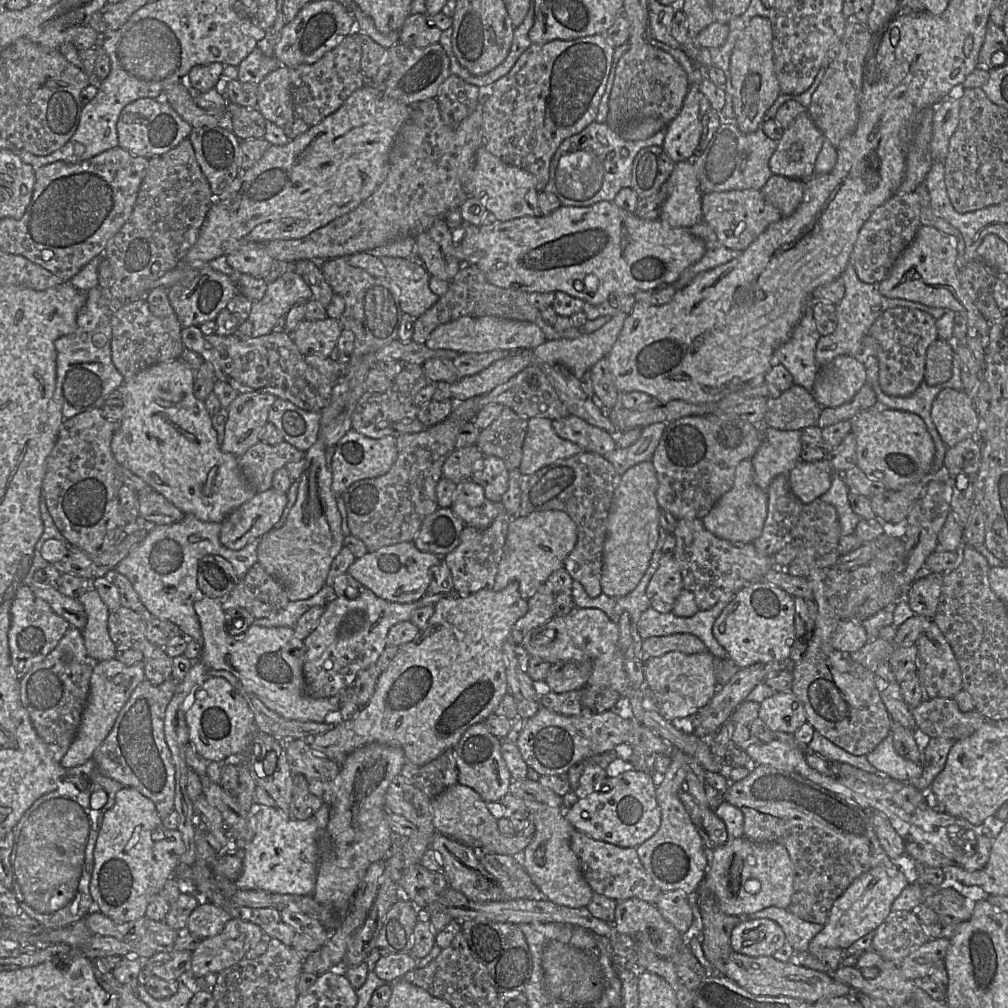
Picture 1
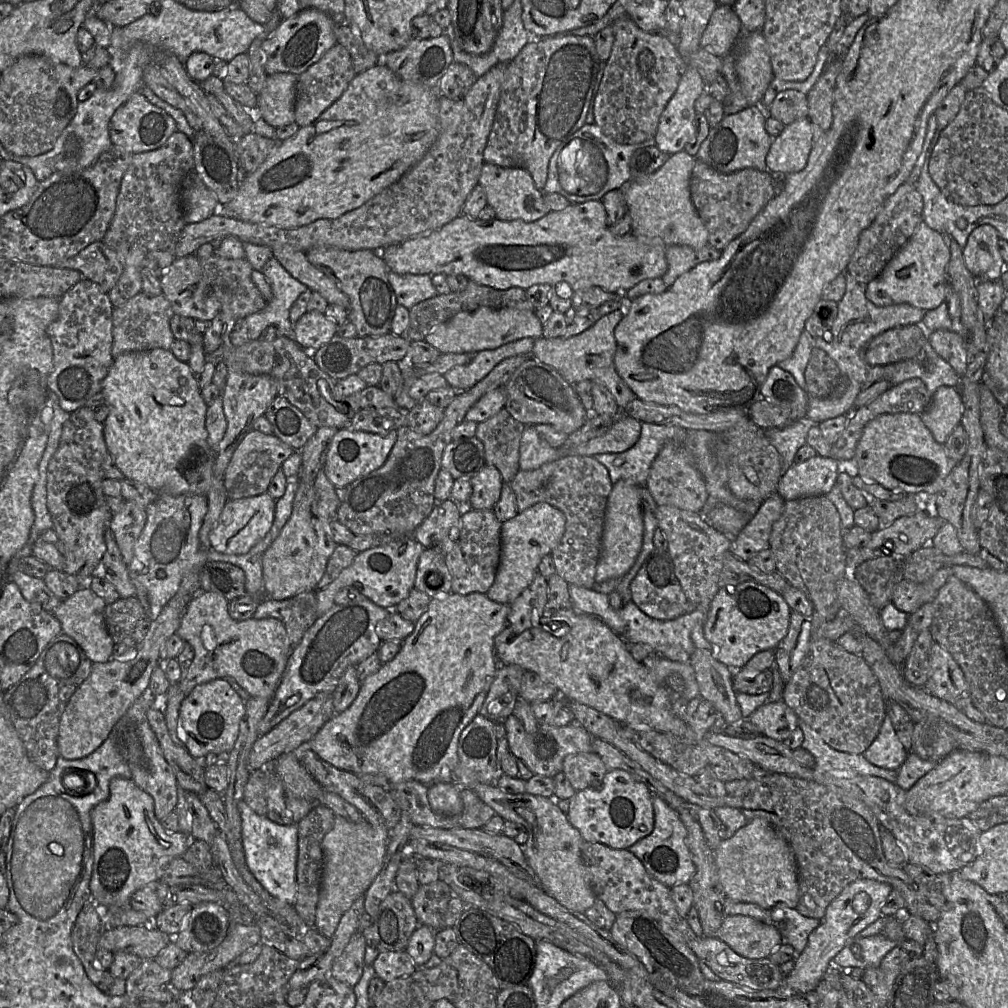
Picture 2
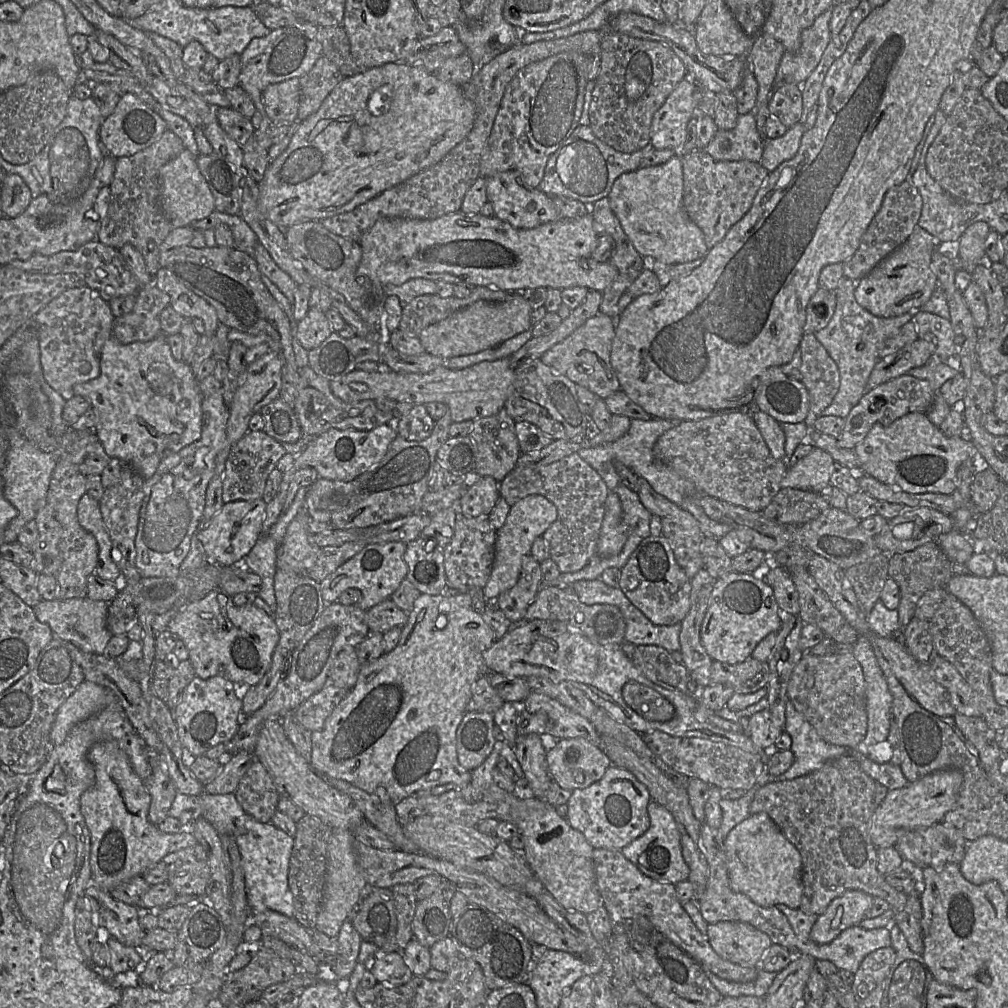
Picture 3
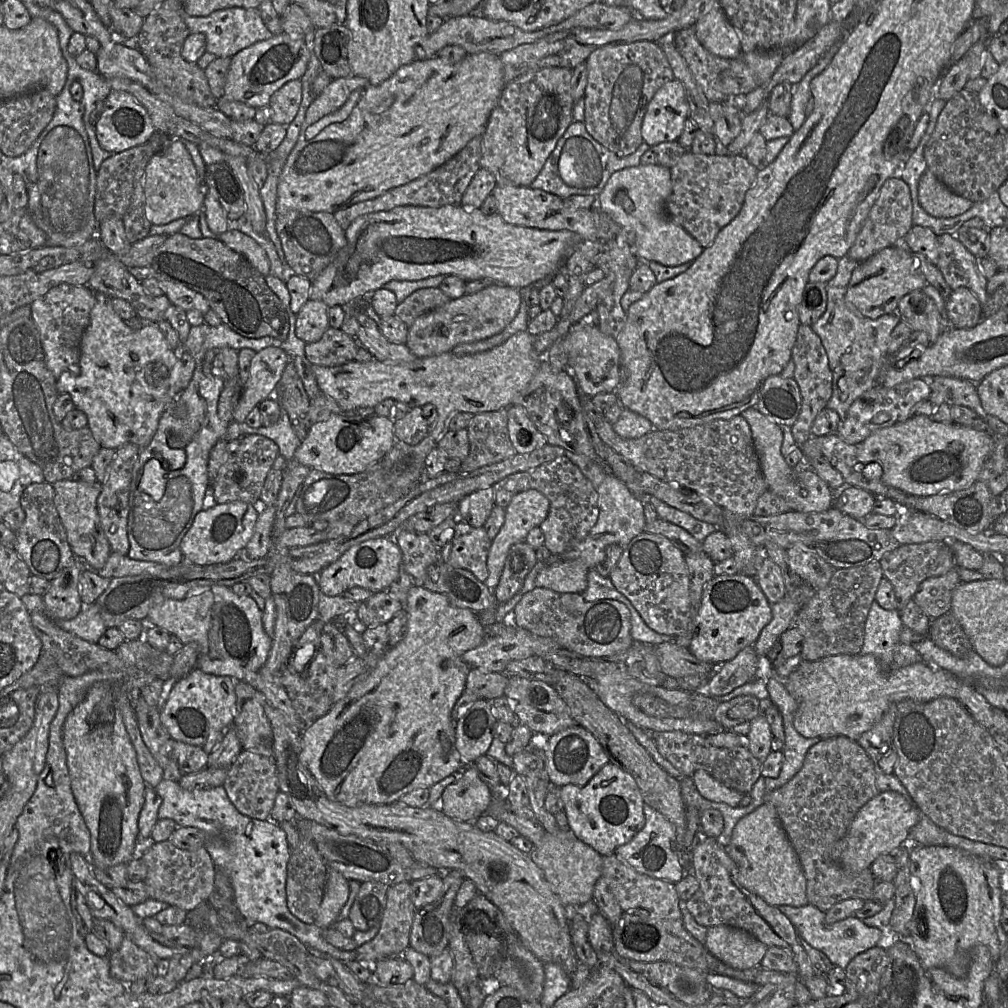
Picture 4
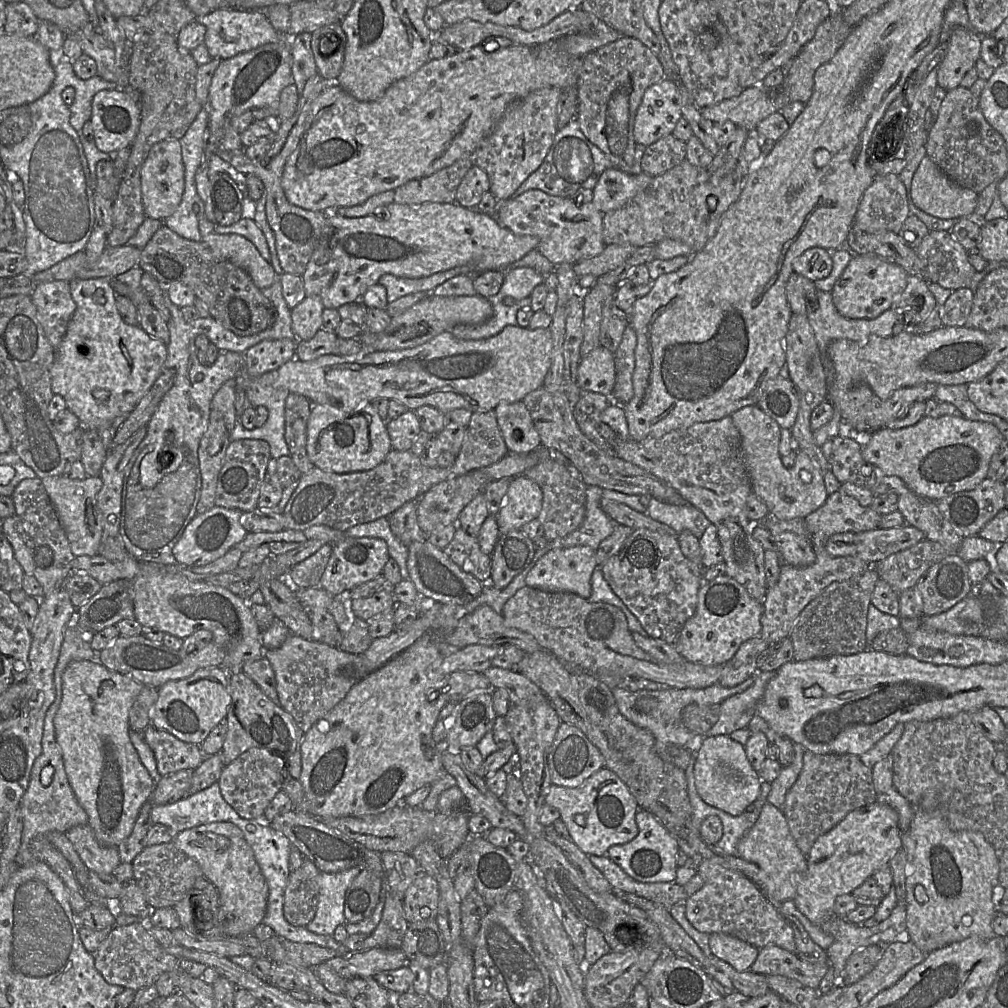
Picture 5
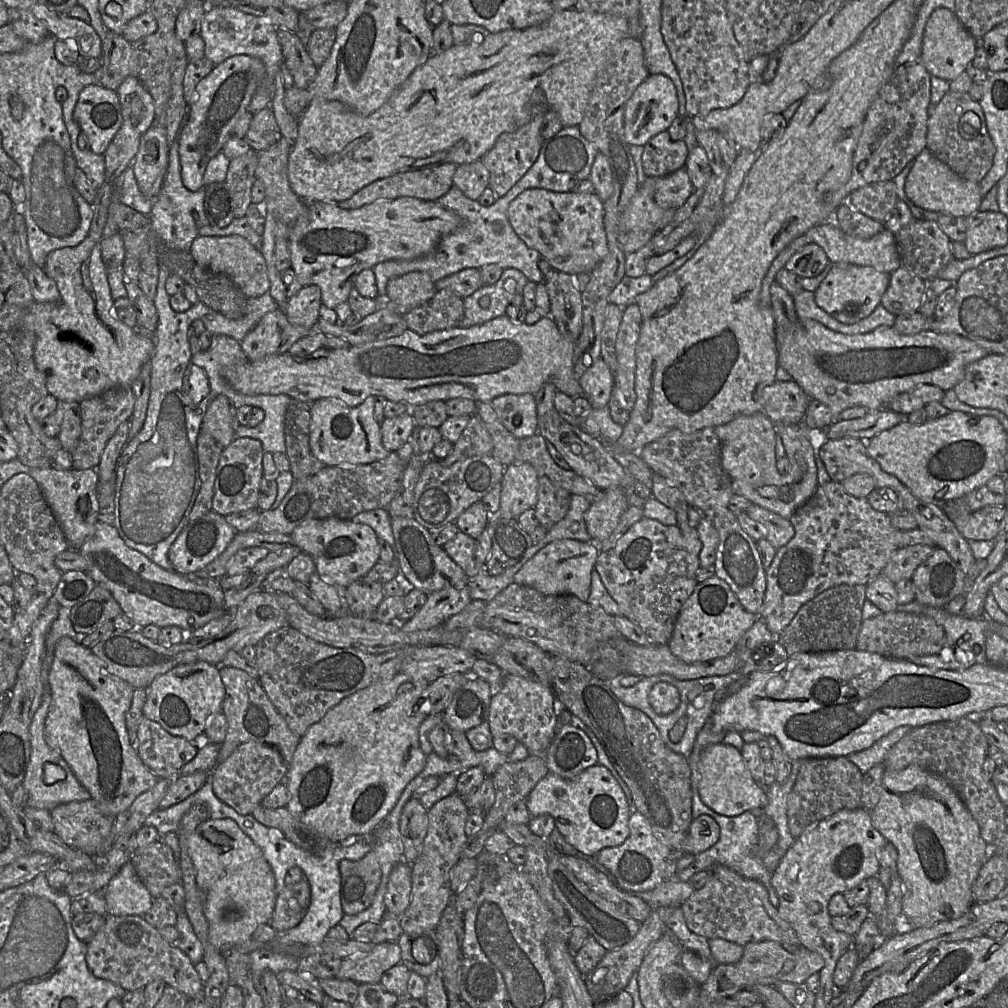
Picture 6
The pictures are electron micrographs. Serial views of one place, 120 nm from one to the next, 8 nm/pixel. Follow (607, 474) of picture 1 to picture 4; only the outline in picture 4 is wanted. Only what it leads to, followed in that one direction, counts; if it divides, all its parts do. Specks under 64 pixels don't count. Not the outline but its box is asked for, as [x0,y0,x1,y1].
[492,455,599,555]

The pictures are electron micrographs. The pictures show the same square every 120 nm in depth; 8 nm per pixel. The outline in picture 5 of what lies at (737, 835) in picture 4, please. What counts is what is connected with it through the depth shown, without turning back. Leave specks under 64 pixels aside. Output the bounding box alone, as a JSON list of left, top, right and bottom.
[737,802,807,902]

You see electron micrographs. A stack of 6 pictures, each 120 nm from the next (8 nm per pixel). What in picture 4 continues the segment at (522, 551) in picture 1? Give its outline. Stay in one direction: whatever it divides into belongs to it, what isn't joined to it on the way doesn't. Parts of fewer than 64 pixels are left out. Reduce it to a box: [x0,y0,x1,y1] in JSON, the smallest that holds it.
[484,490,550,591]

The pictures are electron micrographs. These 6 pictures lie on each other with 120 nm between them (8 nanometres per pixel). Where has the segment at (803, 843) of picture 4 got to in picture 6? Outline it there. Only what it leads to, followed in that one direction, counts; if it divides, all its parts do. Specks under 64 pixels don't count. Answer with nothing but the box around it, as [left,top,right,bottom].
[788,757,863,838]

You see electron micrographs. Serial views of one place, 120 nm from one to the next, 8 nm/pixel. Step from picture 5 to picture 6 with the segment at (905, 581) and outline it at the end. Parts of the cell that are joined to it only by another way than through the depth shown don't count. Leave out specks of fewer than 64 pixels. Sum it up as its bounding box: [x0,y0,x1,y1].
[881,545,937,584]

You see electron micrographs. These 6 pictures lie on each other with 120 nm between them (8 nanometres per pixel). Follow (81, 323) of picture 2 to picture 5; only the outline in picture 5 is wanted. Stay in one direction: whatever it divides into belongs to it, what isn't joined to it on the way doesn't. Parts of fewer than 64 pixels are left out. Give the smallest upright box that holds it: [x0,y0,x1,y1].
[31,280,76,351]

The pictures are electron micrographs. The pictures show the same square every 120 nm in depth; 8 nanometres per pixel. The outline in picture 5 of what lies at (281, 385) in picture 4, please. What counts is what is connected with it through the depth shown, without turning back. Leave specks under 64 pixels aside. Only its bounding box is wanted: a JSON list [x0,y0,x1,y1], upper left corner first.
[285,393,315,474]

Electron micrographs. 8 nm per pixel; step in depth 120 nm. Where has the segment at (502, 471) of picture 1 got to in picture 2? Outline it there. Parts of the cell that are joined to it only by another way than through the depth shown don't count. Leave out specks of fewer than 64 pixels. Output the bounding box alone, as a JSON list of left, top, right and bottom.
[467,464,504,510]

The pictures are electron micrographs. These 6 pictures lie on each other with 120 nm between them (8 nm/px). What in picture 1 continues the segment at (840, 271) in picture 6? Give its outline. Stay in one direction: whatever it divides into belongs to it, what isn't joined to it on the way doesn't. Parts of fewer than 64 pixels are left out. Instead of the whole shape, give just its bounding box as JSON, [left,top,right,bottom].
[879,225,991,350]

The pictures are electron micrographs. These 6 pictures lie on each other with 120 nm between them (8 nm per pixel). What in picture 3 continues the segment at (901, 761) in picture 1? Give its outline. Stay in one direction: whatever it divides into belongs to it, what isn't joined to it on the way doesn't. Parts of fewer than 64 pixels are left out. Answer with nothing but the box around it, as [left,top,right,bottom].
[852,636,893,763]

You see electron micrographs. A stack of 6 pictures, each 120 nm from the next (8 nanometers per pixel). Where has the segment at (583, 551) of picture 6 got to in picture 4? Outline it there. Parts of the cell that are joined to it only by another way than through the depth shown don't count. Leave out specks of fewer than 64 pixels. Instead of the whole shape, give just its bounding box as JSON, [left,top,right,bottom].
[535,560,589,594]

